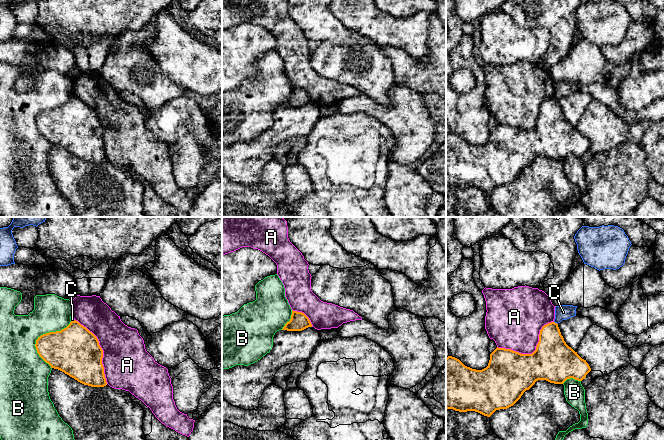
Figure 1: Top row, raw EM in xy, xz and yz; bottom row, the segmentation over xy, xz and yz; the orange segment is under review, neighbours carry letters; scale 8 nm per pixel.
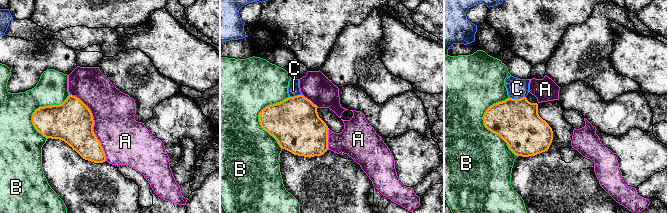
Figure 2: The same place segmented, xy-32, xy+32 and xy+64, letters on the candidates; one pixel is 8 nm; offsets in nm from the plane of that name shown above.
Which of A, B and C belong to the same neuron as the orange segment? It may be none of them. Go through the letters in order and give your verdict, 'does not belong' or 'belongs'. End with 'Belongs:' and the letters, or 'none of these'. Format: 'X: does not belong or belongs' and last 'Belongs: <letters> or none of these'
A: does not belong
B: does not belong
C: does not belong
Belongs: none of these

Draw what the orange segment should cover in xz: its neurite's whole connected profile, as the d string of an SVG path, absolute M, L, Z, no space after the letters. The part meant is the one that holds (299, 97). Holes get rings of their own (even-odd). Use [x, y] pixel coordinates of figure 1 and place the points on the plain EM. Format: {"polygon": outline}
{"polygon": "M292 86L291 95L285 100L282 106L302 107L308 103L312 103L309 94L302 88Z"}

